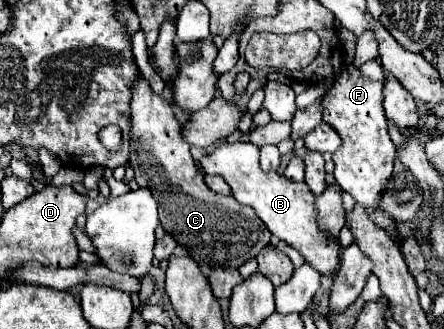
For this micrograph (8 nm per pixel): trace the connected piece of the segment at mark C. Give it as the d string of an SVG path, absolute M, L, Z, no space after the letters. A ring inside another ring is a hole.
M138 74L132 86L132 102L130 102L130 166L134 170L134 180L140 188L148 188L158 202L160 222L166 232L170 232L180 246L200 264L204 272L214 268L240 268L250 258L256 258L262 248L266 248L272 240L272 234L264 228L262 220L252 212L252 208L242 206L234 196L222 196L212 192L202 176L196 172L196 164L190 154L190 146L180 136L180 122L174 114L172 104L154 94L150 82Z

